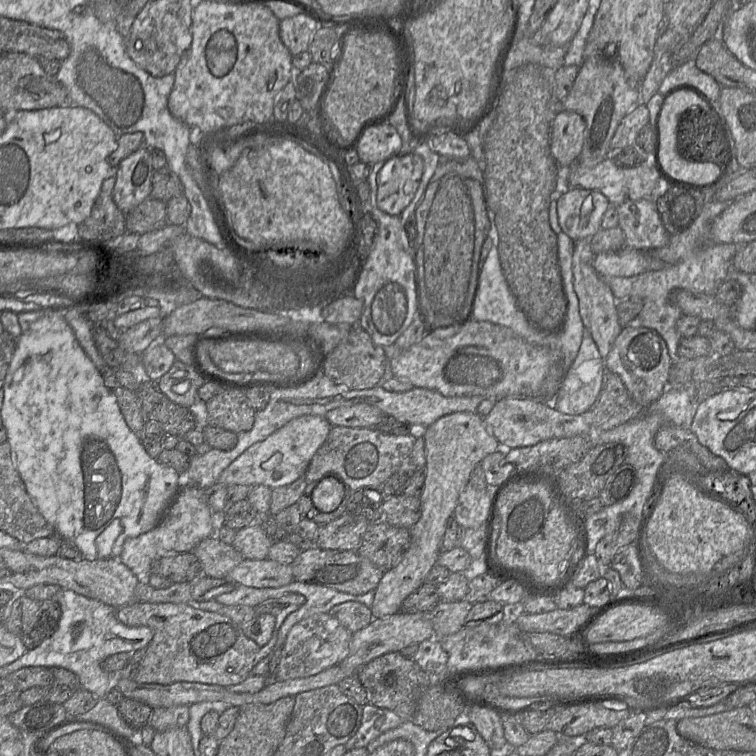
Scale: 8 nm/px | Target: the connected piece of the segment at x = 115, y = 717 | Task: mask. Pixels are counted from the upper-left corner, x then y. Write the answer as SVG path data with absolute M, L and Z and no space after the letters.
M100 699L88 712L80 715L68 715L66 720L60 723L90 722L109 727L121 733L129 746L132 746L132 736L139 740L139 729L129 726L120 716L117 706L107 699Z

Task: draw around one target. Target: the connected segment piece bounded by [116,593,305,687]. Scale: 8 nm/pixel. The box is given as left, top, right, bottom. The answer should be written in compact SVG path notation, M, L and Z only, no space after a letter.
M286 593L270 598L256 607L258 613L275 615L276 624L270 640L263 646L247 637L239 624L220 612L201 610L194 603L133 602L116 608L117 619L131 627L146 626L153 631L147 653L132 679L139 683L167 685L176 682L197 682L229 687L243 682L256 664L269 657L279 630L289 614L299 609L305 597Z

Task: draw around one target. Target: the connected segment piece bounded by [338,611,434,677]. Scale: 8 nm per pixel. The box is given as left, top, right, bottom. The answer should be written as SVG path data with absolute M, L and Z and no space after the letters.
M399 611L385 618L373 619L366 627L352 634L348 656L338 665L346 677L356 672L373 659L391 652L400 652L403 648L419 644L434 638L432 624L426 619L426 613L405 613Z

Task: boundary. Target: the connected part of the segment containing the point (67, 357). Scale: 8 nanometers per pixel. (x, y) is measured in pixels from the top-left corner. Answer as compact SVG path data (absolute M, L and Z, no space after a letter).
M59 310L56 312L46 312L46 314L34 321L29 329L26 332L22 332L20 337L17 339L16 348L12 357L12 360L10 362L10 365L7 370L7 374L4 381L4 400L1 408L1 419L2 419L2 425L6 429L7 433L7 441L9 442L14 458L14 463L17 471L20 474L20 477L22 481L25 484L26 491L28 495L30 496L33 504L37 507L39 512L43 515L43 517L55 528L56 534L62 538L62 540L70 540L72 541L80 550L82 554L82 558L90 561L94 560L106 560L106 559L119 559L119 556L123 549L123 544L128 538L137 537L151 529L153 529L163 518L164 514L166 513L168 507L173 502L174 498L176 497L178 491L183 486L183 476L179 474L176 470L173 468L170 468L166 465L161 464L157 458L152 458L147 451L144 449L141 439L137 437L137 435L128 428L128 425L125 422L125 419L120 411L119 405L117 403L117 400L114 396L114 394L104 385L103 378L101 376L100 371L96 368L94 363L91 361L91 359L86 355L84 350L81 348L79 342L77 341L75 334L70 327L70 325L67 323L67 321L64 318L64 312L63 310Z

